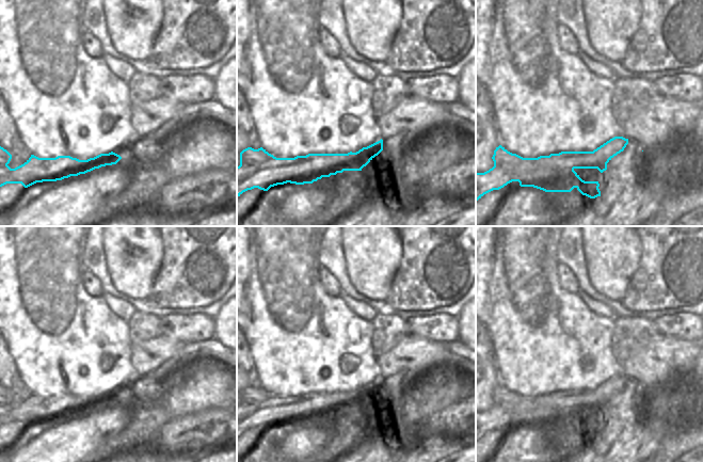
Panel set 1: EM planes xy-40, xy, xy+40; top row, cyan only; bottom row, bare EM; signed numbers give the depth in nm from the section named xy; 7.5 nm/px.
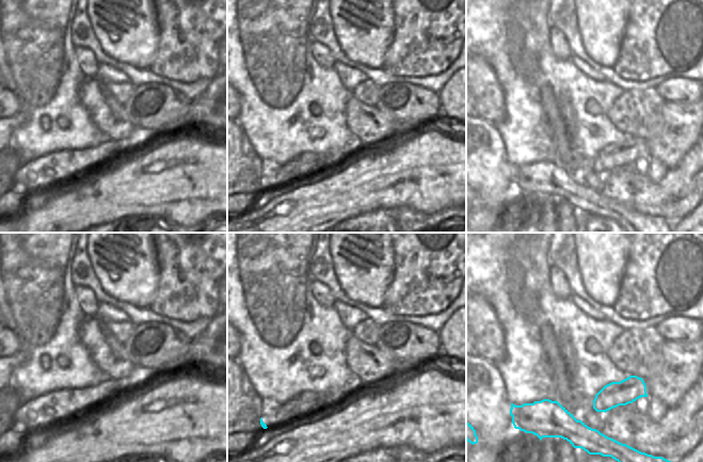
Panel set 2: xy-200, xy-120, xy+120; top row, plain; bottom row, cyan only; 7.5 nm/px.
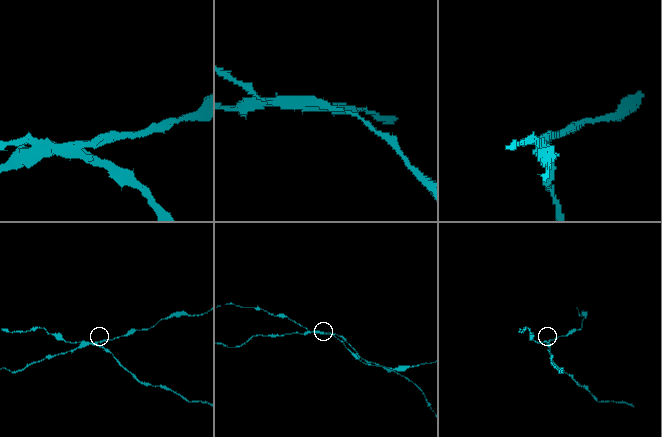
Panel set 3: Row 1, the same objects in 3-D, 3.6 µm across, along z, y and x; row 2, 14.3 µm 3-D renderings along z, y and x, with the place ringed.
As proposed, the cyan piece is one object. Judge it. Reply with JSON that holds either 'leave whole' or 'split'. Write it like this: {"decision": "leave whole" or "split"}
{"decision": "split"}

